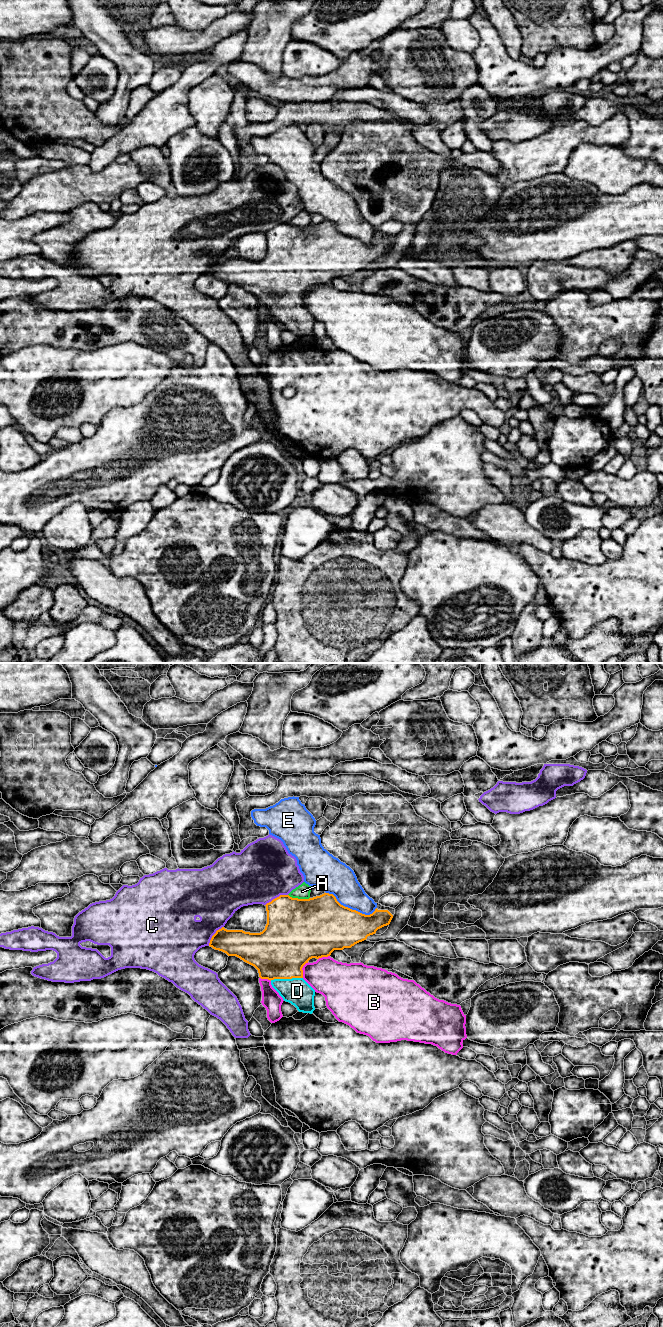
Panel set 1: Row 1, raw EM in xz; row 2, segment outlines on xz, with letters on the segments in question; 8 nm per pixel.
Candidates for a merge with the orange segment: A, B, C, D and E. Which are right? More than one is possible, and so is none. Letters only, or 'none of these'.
D

